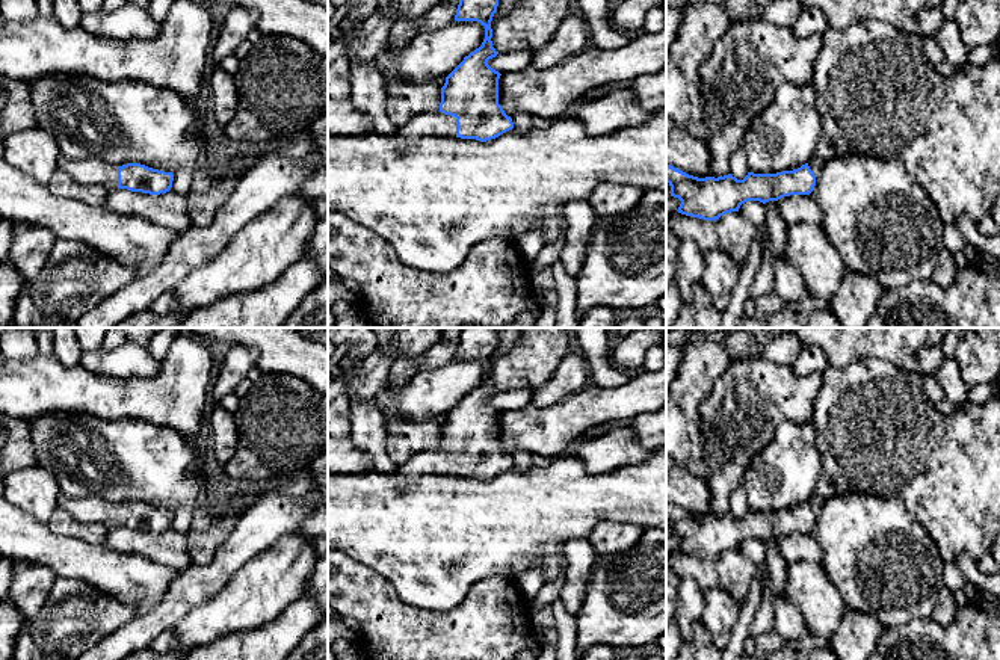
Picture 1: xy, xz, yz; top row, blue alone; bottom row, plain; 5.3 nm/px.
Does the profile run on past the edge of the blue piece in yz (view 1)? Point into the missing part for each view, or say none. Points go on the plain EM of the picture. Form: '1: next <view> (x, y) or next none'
1: next none

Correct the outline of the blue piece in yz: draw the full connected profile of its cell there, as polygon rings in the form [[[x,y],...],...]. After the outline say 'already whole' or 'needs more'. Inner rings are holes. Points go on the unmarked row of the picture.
[[[666,501],[666,521],[671,524],[671,535],[681,539],[678,551],[716,559],[727,551],[739,550],[748,539],[766,542],[790,533],[810,533],[816,524],[816,514],[805,501],[776,512],[748,510],[743,518],[731,512],[698,517]]]; already whole

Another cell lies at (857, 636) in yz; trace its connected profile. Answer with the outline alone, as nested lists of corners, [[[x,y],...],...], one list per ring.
[[[846,609],[843,621],[831,636],[831,648],[838,660],[869,660],[882,630],[875,616]]]

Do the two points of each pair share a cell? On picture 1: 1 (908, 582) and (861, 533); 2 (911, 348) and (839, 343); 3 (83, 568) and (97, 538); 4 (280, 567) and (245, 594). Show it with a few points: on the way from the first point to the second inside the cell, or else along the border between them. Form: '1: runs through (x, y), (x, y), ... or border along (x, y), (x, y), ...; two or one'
1: runs through (896, 570), (872, 545); one
2: runs through (893, 343), (857, 343); one
3: border along (61, 535), (103, 544); two
4: runs through (271, 576), (254, 592); one

